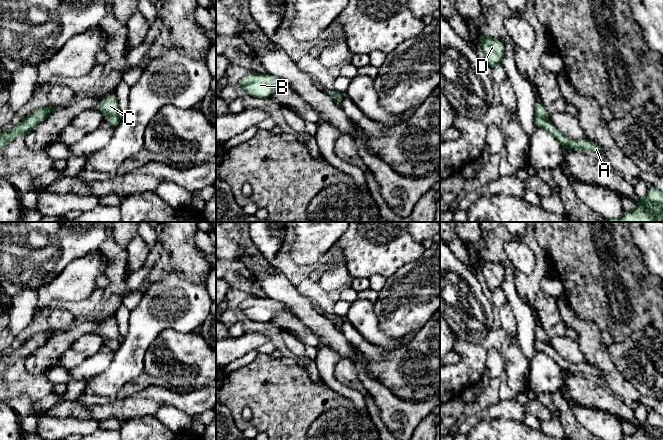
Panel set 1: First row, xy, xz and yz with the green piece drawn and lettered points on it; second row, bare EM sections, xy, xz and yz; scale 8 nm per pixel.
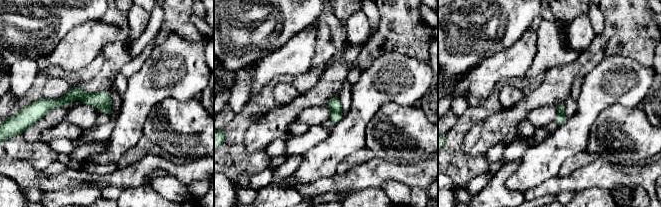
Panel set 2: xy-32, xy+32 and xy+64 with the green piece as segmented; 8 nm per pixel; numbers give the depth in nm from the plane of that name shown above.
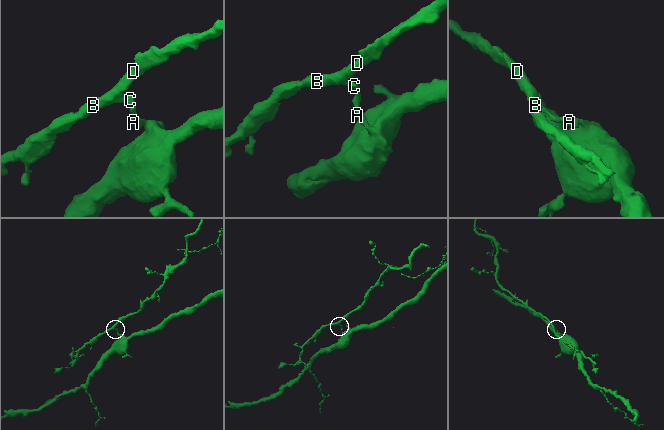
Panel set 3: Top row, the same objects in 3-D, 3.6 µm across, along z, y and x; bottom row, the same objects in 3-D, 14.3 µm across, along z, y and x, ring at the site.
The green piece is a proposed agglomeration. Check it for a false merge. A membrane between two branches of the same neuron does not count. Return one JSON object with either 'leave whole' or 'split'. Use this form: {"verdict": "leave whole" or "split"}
{"verdict": "split"}

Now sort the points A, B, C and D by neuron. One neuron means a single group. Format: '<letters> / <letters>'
A / B C D

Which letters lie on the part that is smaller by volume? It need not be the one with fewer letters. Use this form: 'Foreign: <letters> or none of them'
Foreign: B, C, D

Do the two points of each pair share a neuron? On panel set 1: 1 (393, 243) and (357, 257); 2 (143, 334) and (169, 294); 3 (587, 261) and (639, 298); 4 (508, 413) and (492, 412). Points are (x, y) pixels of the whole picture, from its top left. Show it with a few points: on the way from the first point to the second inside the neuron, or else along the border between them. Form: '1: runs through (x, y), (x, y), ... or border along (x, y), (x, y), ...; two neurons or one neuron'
1: runs through (384, 246), (370, 247), (366, 251); one neuron
2: runs through (145, 324), (164, 304); one neuron
3: runs through (601, 268), (605, 272), (619, 273), (626, 284); one neuron
4: runs through (504, 412), (496, 412); one neuron

